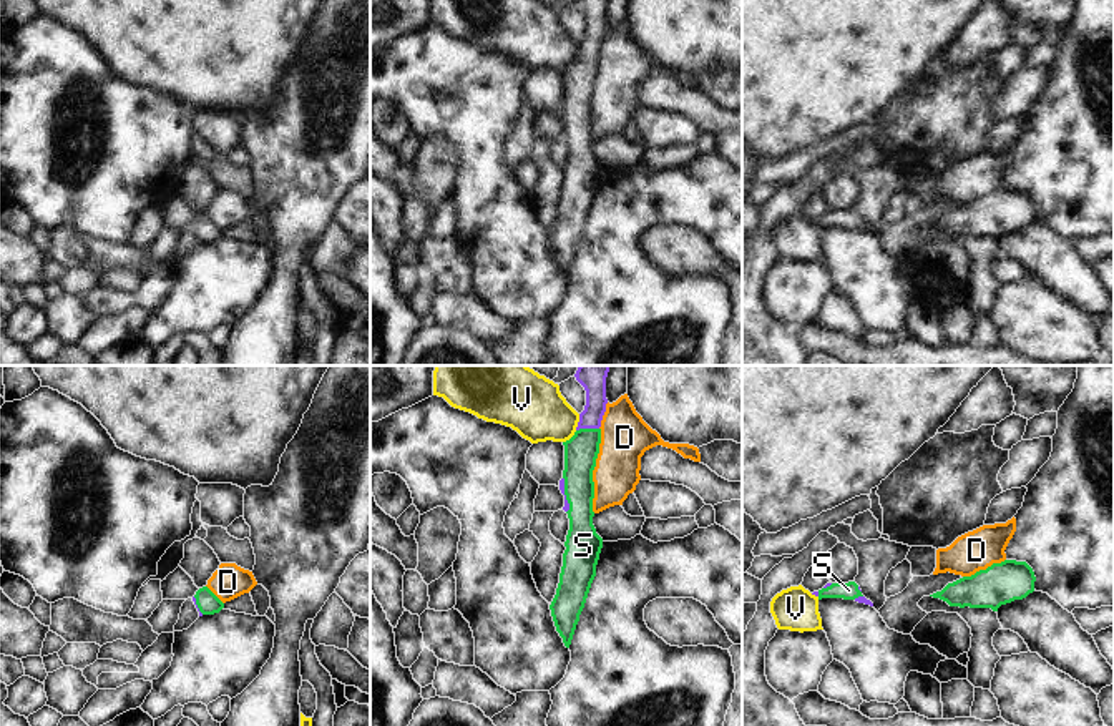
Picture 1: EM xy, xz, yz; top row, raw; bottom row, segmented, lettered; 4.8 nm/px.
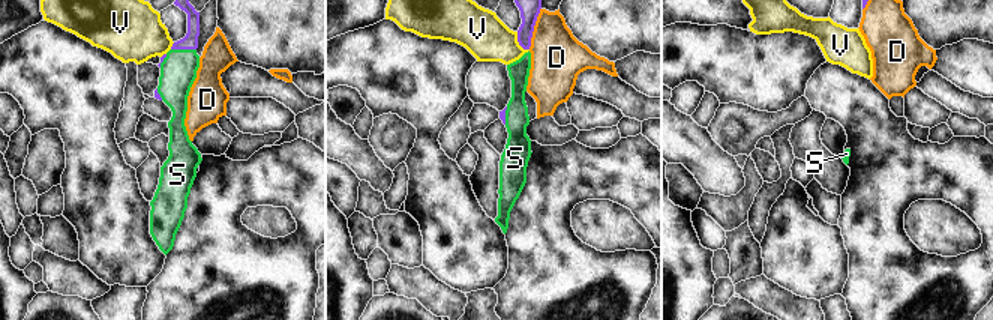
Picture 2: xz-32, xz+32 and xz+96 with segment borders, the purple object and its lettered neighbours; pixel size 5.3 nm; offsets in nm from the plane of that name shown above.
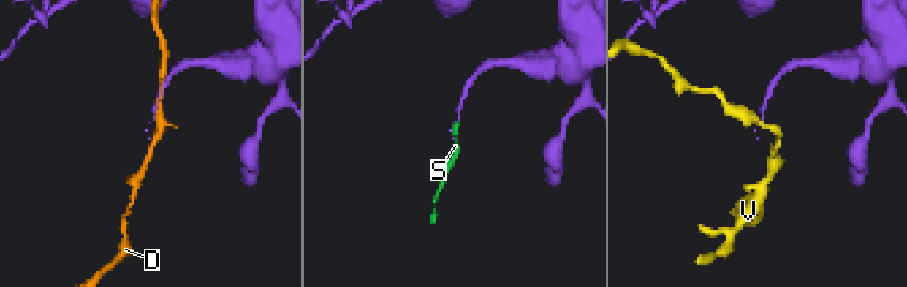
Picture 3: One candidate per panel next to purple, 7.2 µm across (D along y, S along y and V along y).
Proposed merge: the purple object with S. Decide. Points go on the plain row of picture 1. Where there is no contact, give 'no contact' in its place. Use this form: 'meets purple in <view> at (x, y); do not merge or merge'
meets purple in xz at (586, 55); merge

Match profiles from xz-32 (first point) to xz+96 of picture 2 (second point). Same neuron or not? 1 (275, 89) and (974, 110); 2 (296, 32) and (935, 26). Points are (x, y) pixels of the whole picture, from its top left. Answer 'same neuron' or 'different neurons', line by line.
1: same neuron
2: same neuron

